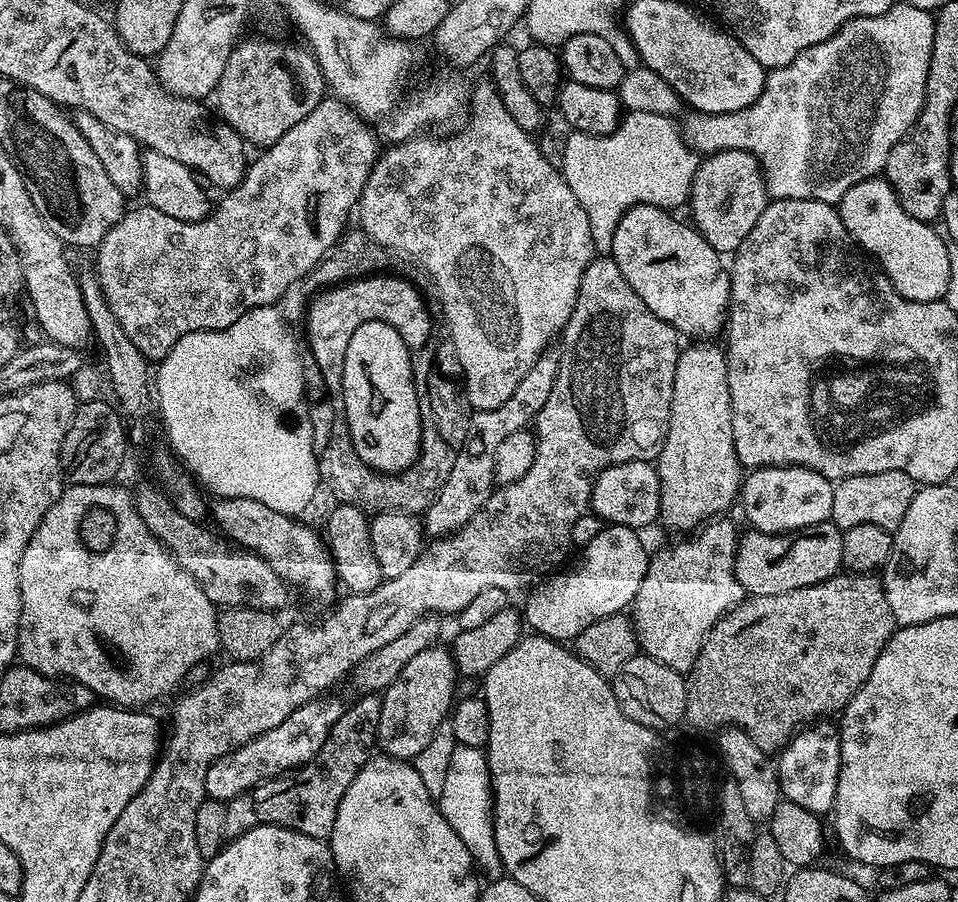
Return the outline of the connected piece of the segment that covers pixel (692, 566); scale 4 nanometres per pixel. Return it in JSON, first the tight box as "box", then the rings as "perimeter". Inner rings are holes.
{"box":[630,518,746,674],"perimeter":[[[713,518],[699,530],[693,531],[687,538],[677,539],[680,540],[677,544],[672,544],[669,548],[662,549],[661,552],[653,551],[648,562],[646,574],[642,578],[642,586],[638,586],[636,599],[633,600],[630,605],[630,618],[633,622],[633,627],[637,630],[639,651],[643,653],[643,655],[654,658],[666,666],[670,666],[675,672],[681,674],[691,672],[694,662],[698,658],[698,654],[704,645],[704,639],[708,636],[708,631],[710,631],[710,629],[714,627],[714,625],[716,625],[729,610],[736,608],[744,599],[746,599],[744,587],[741,586],[736,577],[736,545],[738,543],[738,531],[736,532],[735,526],[732,525],[730,521],[724,519],[728,518]]]}

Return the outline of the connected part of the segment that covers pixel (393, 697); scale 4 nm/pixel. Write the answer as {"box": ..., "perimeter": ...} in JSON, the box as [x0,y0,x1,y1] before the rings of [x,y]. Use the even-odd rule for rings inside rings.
{"box":[376,647,458,762],"perimeter":[[[440,647],[427,648],[417,657],[410,658],[402,674],[398,674],[390,687],[384,689],[382,718],[376,731],[376,743],[383,755],[412,762],[429,745],[440,724],[449,719],[457,695],[458,673],[451,651]]]}

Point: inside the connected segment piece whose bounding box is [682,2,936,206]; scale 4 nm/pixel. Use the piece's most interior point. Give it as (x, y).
(828, 120)

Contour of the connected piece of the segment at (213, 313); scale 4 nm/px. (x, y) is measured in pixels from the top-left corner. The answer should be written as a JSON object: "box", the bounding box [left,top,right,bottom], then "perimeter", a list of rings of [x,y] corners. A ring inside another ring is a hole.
{"box":[94,98,378,362],"perimeter":[[[325,98],[318,102],[318,106],[314,106],[314,110],[310,110],[310,114],[306,114],[306,118],[302,118],[302,122],[298,122],[298,126],[290,126],[290,130],[286,130],[286,134],[282,134],[282,138],[278,138],[278,142],[263,149],[259,153],[260,157],[257,160],[255,157],[249,163],[242,183],[227,189],[221,195],[224,197],[221,198],[220,205],[217,208],[215,205],[209,211],[206,219],[198,222],[178,222],[178,218],[170,218],[170,214],[162,214],[162,210],[154,210],[147,206],[129,207],[123,218],[108,231],[106,238],[94,252],[96,255],[94,271],[96,279],[100,281],[102,294],[106,298],[106,306],[110,306],[110,314],[114,314],[114,318],[118,320],[118,326],[122,326],[126,338],[142,352],[149,362],[159,362],[166,358],[166,354],[170,354],[170,350],[179,340],[186,338],[186,334],[217,332],[238,322],[238,318],[242,318],[242,314],[246,314],[251,308],[267,308],[279,302],[286,294],[286,286],[290,286],[290,282],[294,282],[305,276],[310,270],[314,270],[314,266],[318,266],[320,259],[331,250],[334,242],[345,232],[347,224],[344,223],[348,220],[348,211],[351,208],[353,211],[357,207],[362,190],[378,159],[377,133],[374,128],[374,133],[372,133],[372,128],[373,125],[369,121],[362,120],[359,114],[347,104],[343,104],[335,98]]]}

